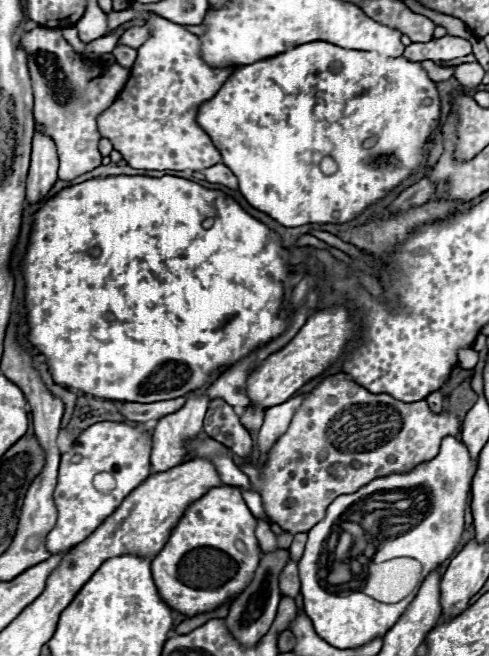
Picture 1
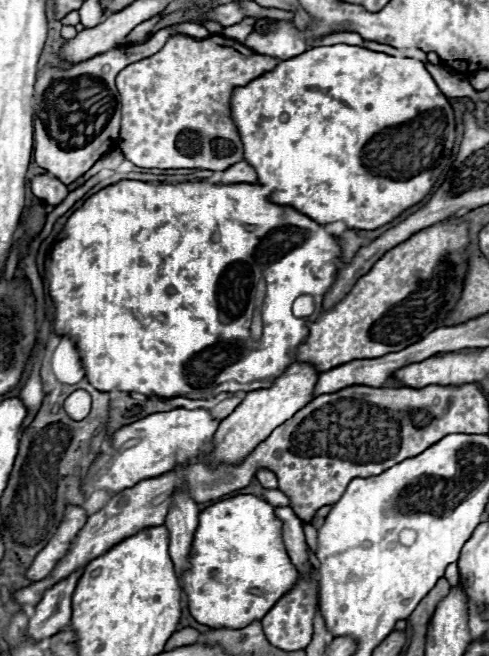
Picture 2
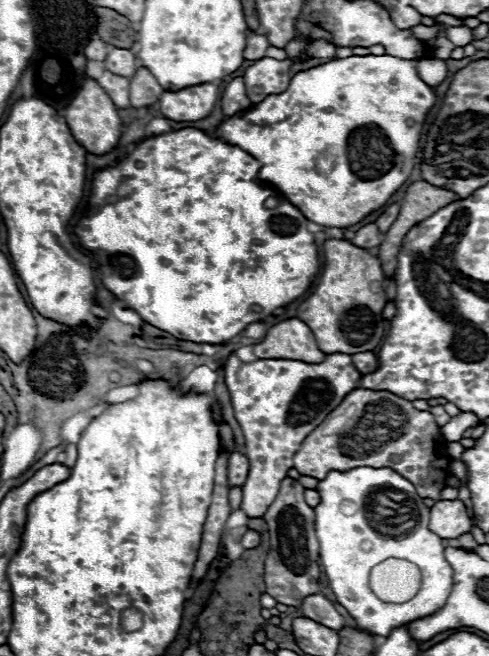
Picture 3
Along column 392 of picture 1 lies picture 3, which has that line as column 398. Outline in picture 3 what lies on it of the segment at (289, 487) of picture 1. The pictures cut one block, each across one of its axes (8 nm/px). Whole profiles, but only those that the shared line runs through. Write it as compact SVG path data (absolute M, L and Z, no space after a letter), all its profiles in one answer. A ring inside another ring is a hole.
M356 388L306 436L294 454L294 468L316 480L322 480L332 468L348 470L360 464L392 468L416 486L418 496L440 500L440 490L446 486L442 478L450 470L450 460L442 442L440 426L428 410L416 410L410 400L402 400L386 390L374 392Z

